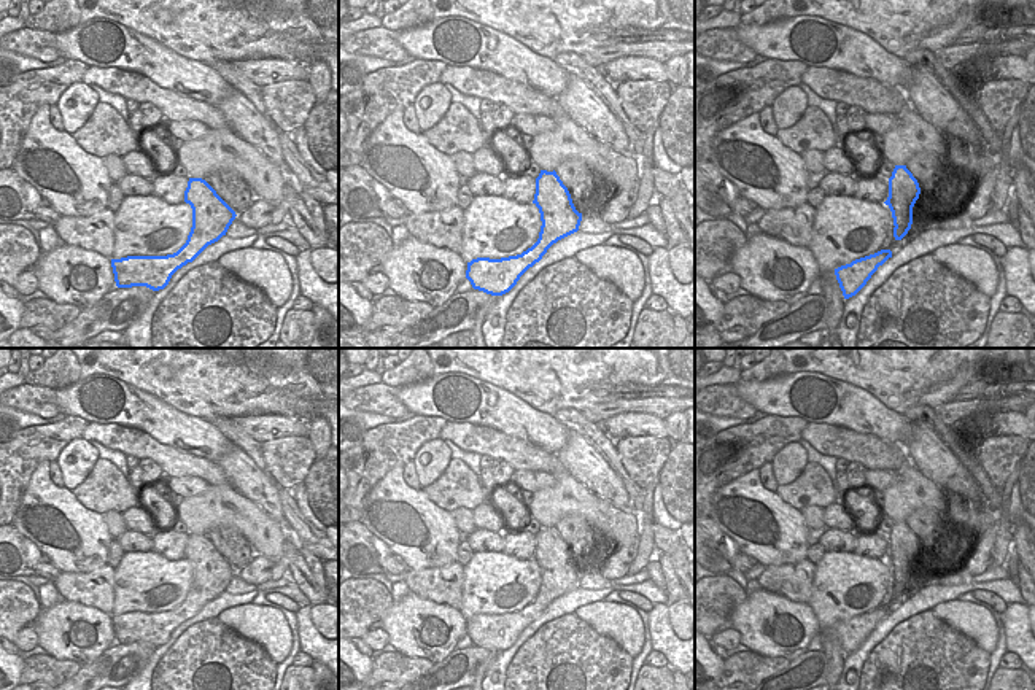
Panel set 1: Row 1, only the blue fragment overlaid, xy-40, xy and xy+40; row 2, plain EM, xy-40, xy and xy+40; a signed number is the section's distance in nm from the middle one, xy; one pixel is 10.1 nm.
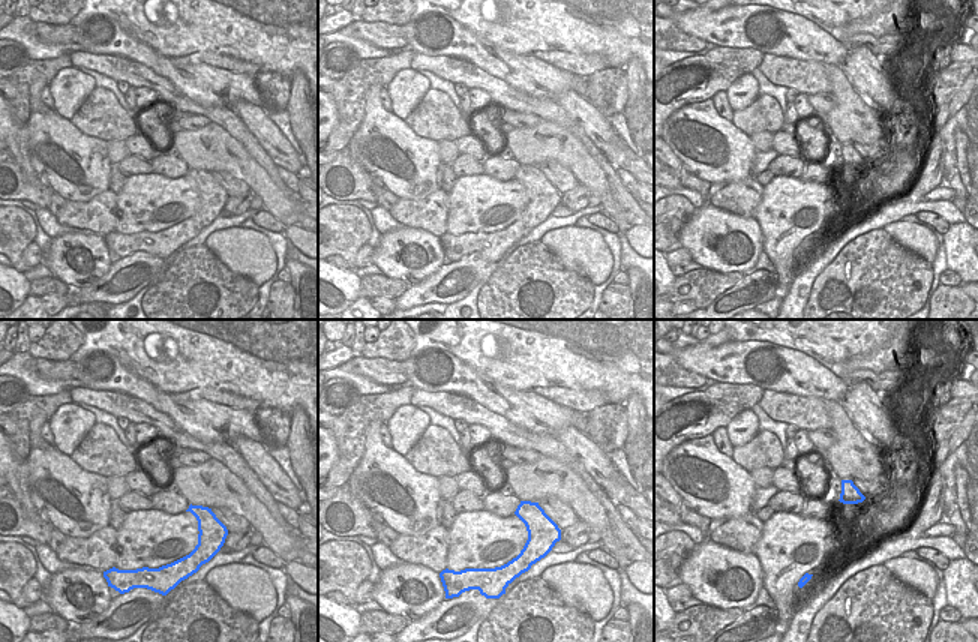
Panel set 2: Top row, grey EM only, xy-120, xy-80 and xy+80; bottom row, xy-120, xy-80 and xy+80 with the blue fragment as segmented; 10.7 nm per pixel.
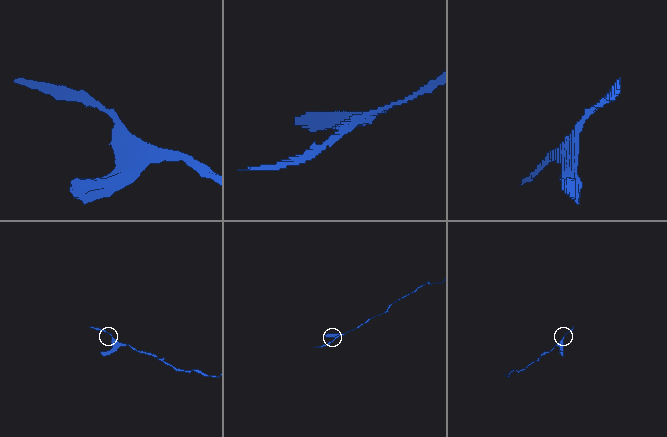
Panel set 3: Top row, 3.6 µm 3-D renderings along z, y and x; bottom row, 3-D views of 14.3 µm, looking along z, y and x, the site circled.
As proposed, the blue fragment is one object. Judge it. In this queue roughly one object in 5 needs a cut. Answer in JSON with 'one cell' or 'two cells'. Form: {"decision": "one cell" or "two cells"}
{"decision": "one cell"}

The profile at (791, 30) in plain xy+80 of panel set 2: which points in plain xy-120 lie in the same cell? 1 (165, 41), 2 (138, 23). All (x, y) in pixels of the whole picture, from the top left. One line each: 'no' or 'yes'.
1: no
2: no

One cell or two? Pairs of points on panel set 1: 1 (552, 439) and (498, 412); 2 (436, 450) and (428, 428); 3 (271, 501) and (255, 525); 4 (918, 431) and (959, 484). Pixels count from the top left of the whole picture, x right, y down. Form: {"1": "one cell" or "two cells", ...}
{"1": "one cell", "2": "two cells", "3": "two cells", "4": "one cell"}

